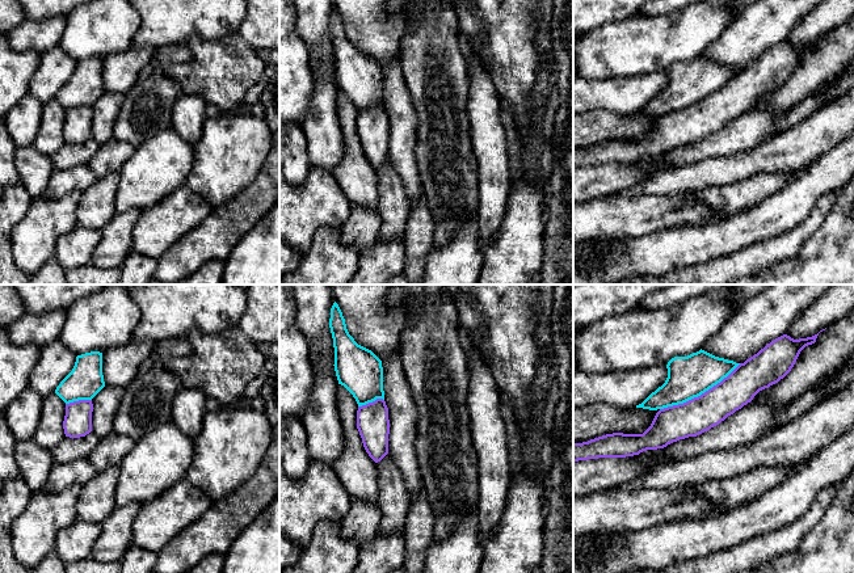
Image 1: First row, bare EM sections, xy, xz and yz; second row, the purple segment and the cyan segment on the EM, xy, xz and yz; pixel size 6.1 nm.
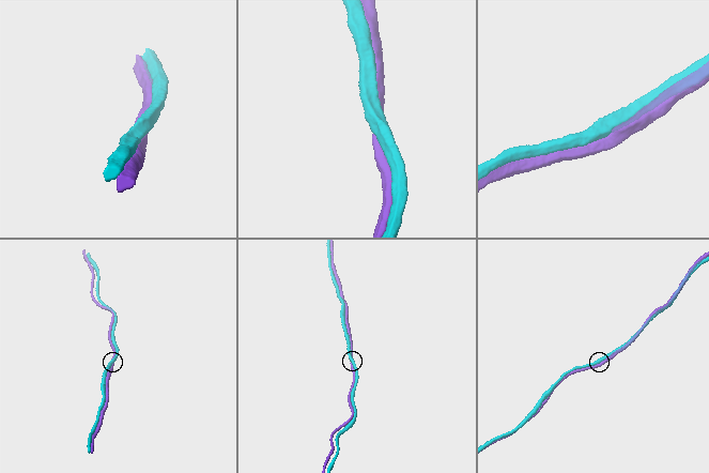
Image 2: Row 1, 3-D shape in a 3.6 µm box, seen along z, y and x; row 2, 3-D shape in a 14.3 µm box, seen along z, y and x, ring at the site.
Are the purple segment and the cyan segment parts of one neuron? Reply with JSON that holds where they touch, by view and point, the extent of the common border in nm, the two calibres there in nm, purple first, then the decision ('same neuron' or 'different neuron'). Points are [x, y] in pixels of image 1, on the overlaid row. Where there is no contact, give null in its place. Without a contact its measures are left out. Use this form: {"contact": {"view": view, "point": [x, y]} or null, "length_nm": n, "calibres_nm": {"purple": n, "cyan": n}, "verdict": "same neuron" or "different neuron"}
{"contact": {"view": "yz", "point": [701, 395]}, "length_nm": 550, "calibres_nm": {"purple": 220, "cyan": 260}, "verdict": "different neuron"}

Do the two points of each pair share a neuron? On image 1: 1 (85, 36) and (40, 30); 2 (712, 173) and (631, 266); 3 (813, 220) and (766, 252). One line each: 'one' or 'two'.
1: two
2: two
3: one

